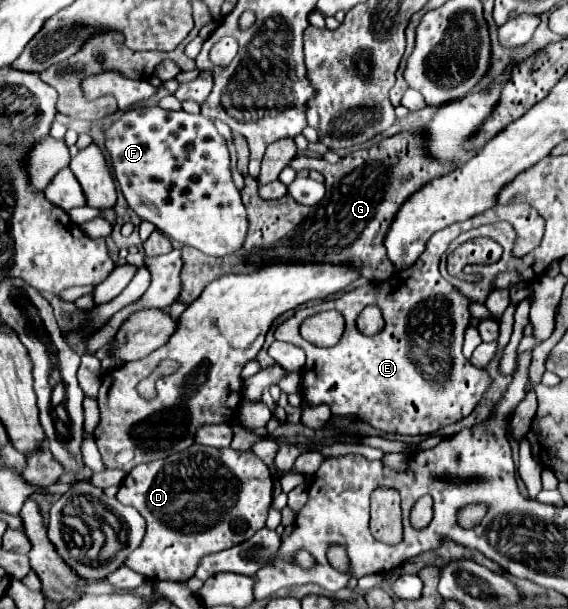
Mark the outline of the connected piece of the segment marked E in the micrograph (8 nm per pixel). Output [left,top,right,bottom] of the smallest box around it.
[274,202,544,436]

